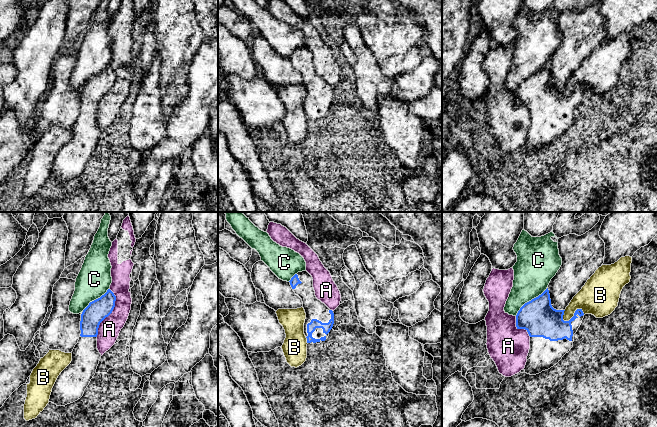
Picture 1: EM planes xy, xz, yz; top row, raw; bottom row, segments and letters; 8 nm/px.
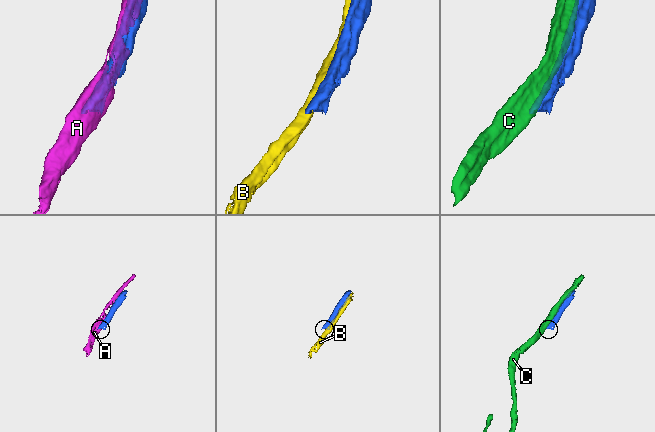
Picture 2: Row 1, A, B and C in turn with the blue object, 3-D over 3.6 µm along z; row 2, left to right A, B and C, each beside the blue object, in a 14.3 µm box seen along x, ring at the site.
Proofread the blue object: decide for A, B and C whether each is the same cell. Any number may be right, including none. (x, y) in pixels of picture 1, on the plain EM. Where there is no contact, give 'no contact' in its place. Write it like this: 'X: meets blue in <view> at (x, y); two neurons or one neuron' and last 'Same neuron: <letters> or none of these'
A: meets blue in xy at (111, 88); two neurons
B: meets blue in yz at (574, 90); two neurons
C: meets blue in yz at (531, 76); two neurons
Same neuron: none of these

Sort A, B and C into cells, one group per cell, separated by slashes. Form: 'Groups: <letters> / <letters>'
Groups: A / B / C

